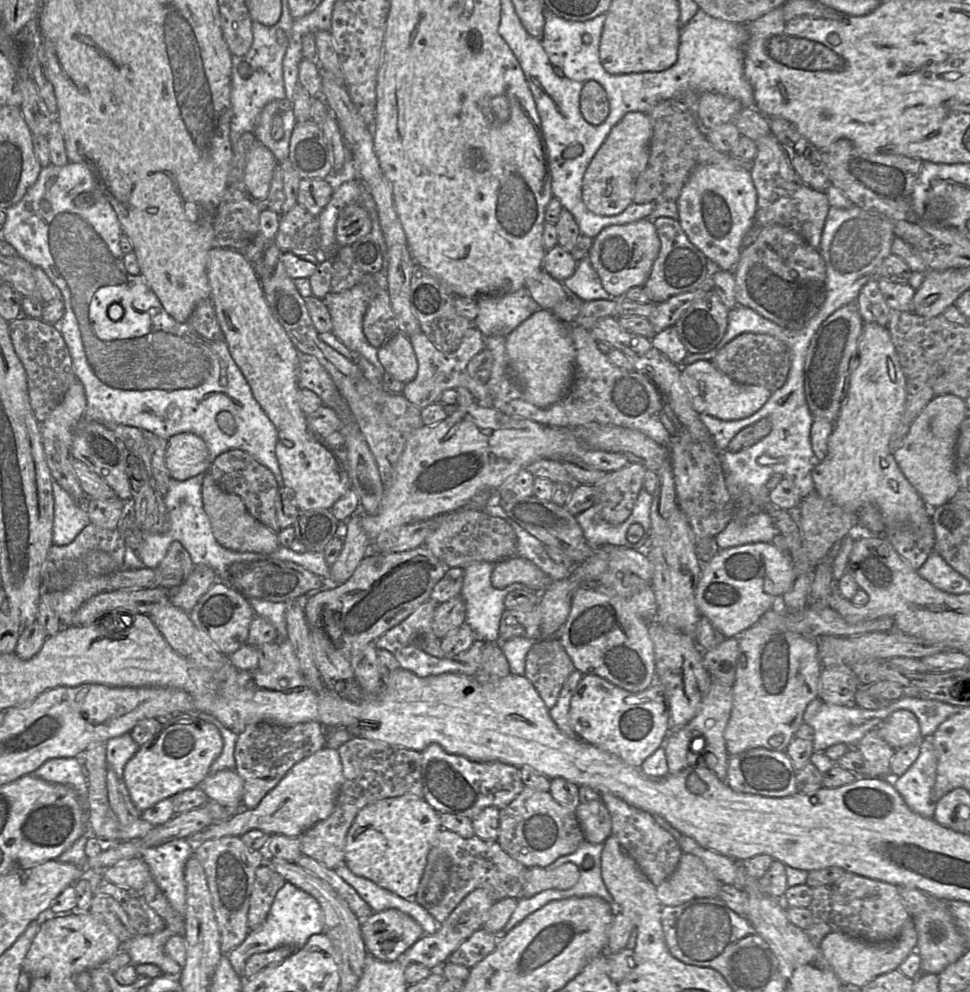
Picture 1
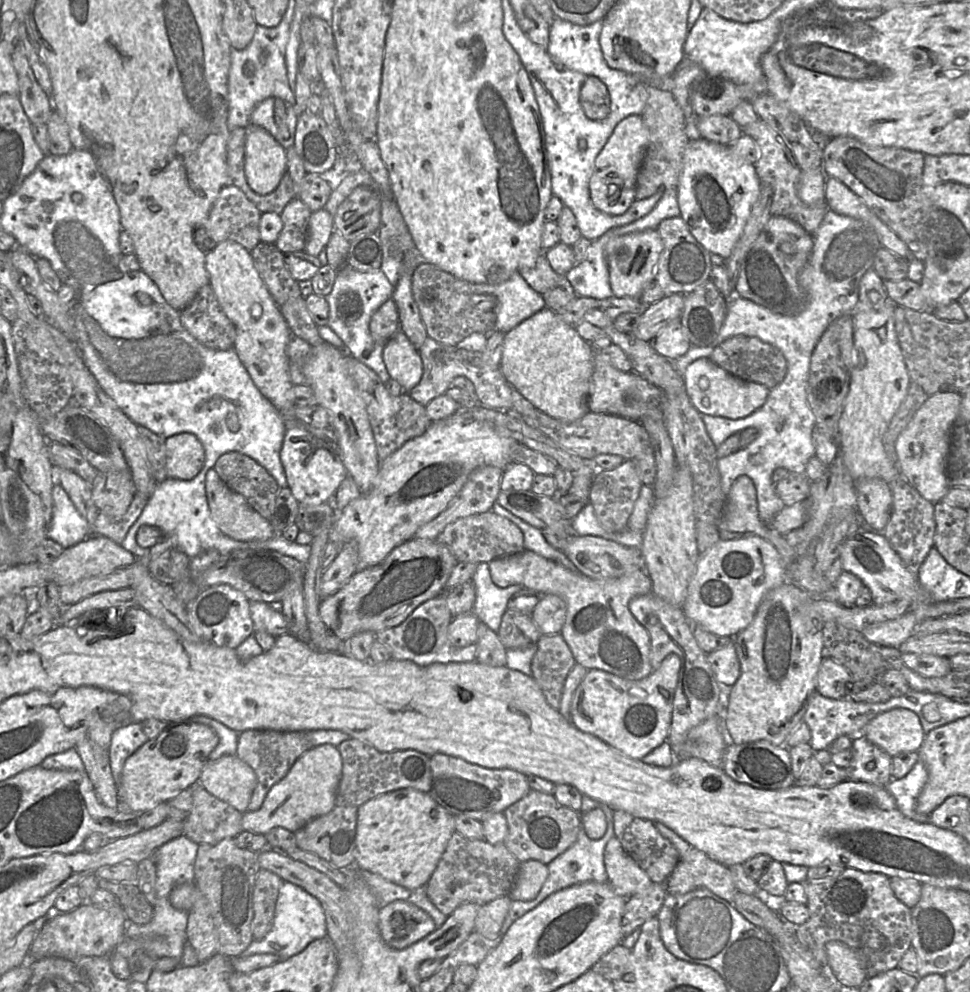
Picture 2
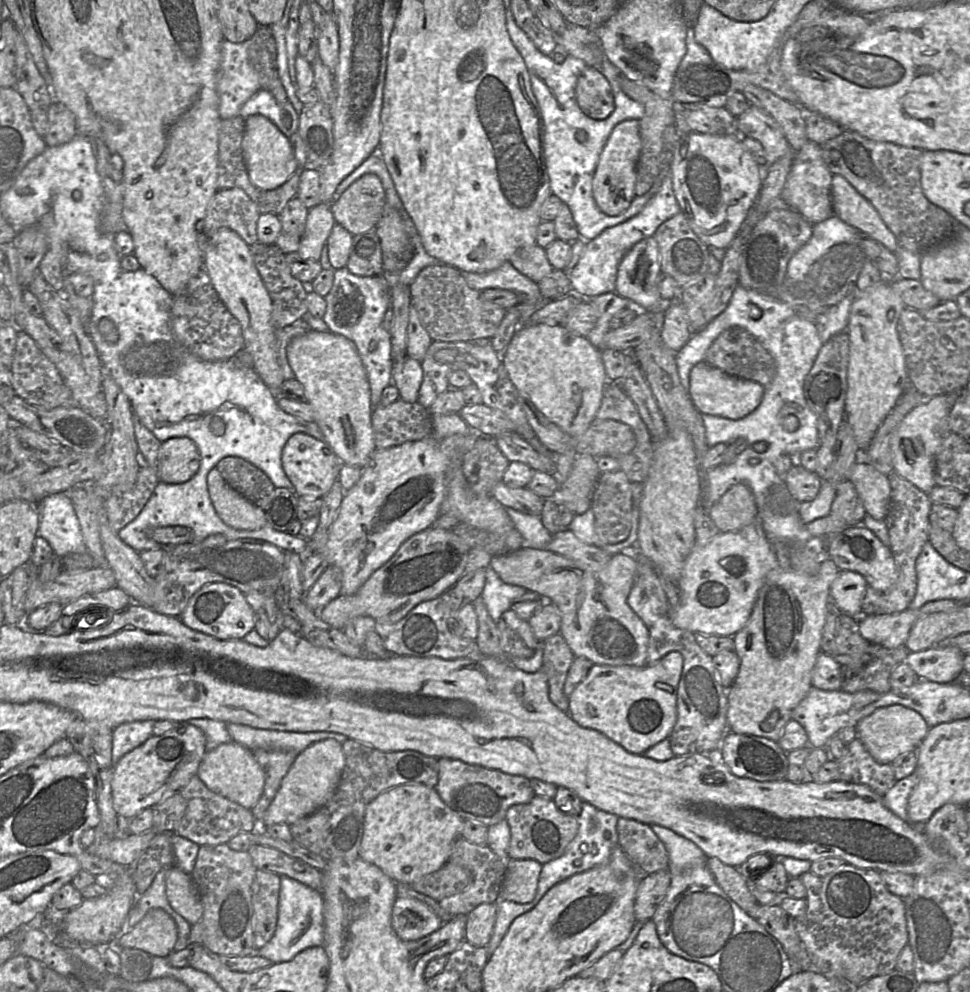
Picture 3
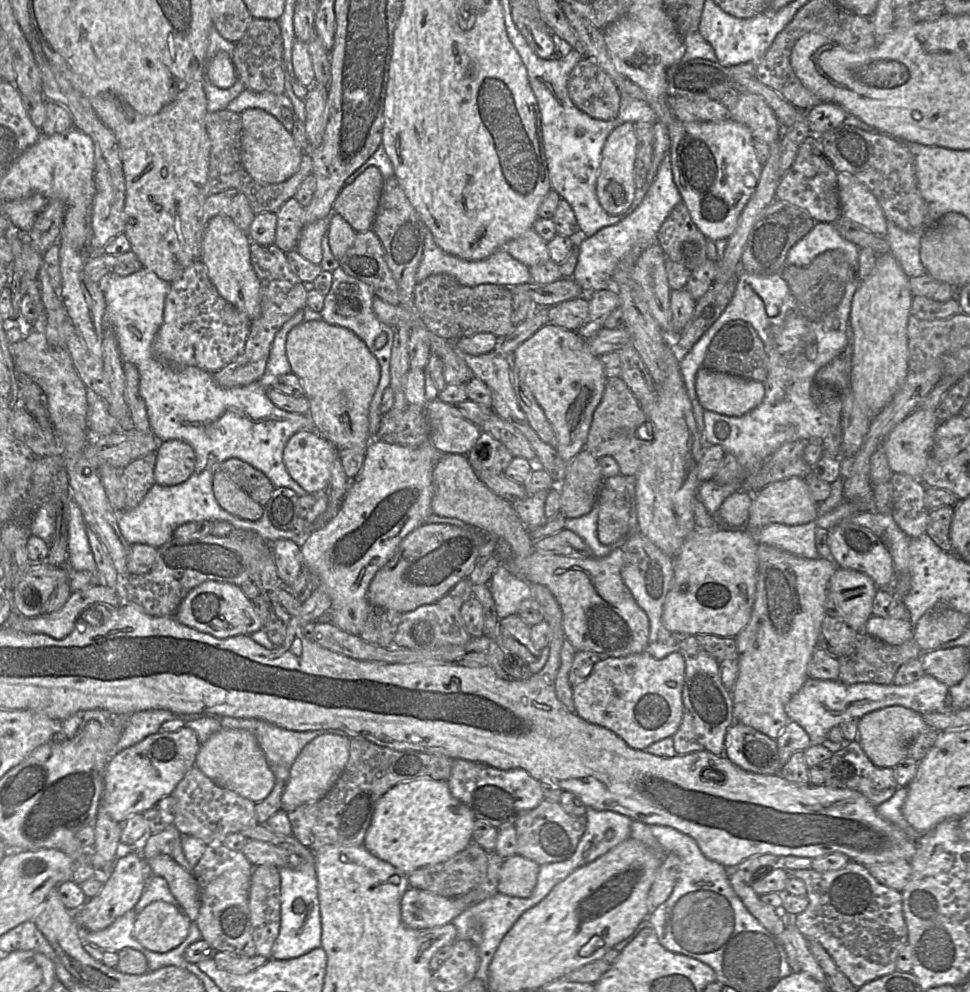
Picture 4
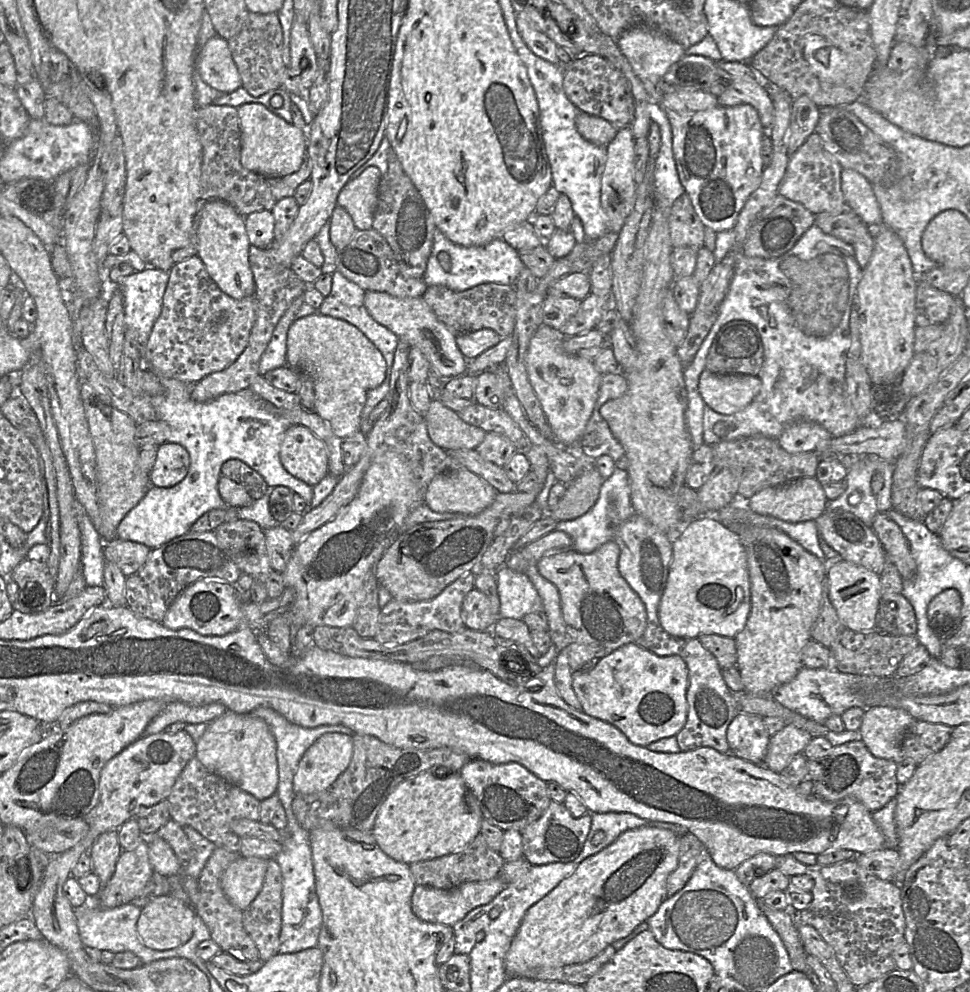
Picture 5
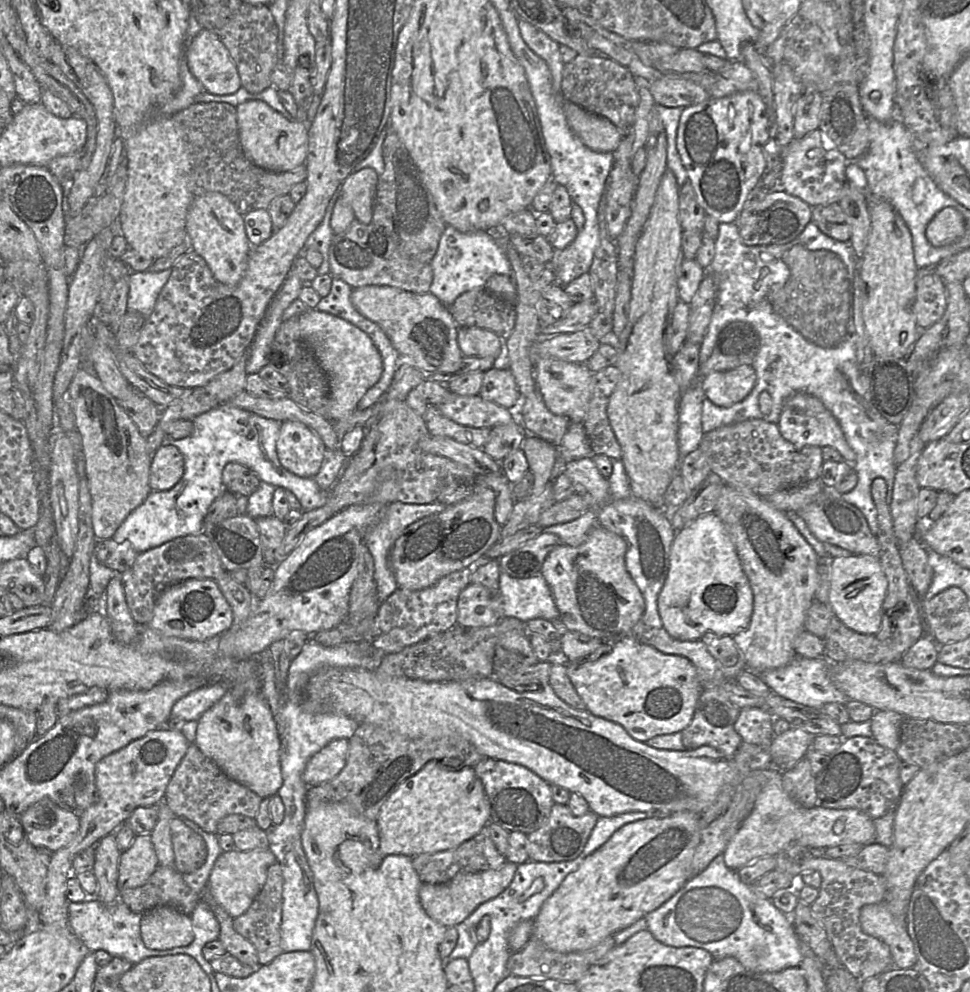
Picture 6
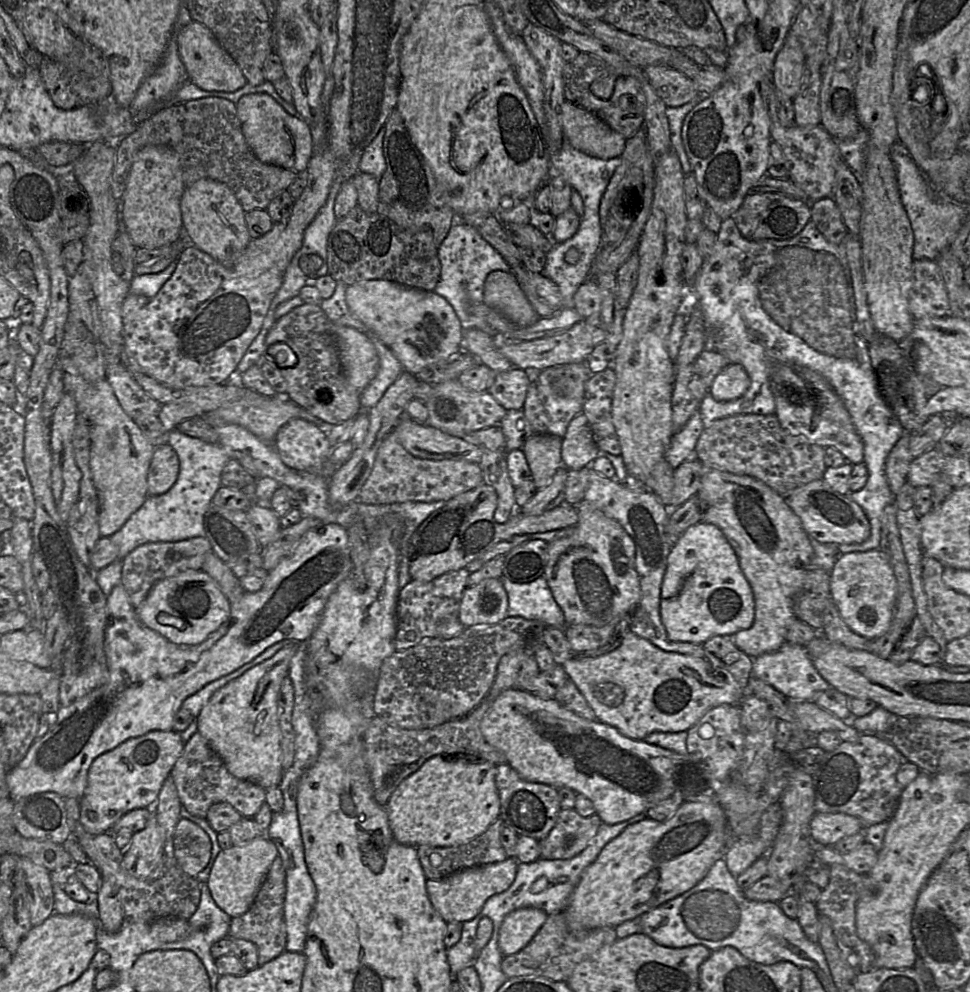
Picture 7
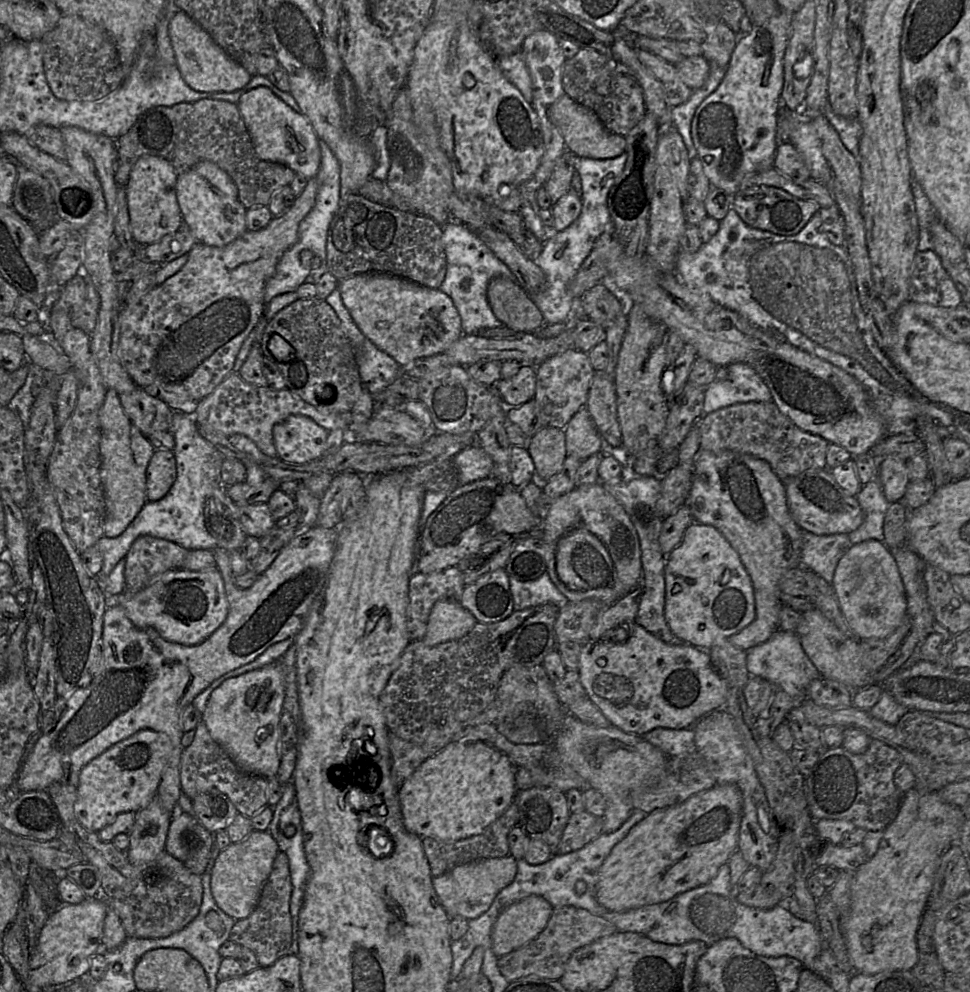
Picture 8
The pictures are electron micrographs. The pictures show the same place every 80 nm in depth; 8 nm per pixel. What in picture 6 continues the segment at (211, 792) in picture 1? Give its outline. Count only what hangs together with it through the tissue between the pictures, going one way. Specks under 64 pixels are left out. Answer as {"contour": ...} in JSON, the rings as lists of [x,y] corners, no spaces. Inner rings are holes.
{"contour":[[[228,690],[197,721],[195,745],[229,778],[261,798],[277,794],[282,785],[277,724],[260,691],[238,697]]]}

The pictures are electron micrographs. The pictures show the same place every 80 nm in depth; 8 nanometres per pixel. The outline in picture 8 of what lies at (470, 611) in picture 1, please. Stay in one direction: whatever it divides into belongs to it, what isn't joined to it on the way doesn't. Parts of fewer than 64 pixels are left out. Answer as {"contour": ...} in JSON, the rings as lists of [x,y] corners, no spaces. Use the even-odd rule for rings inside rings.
{"contour":[[[546,571],[537,579],[530,581],[519,581],[514,577],[509,577],[509,586],[514,611],[547,603],[552,603],[561,608],[568,602],[551,581]]]}

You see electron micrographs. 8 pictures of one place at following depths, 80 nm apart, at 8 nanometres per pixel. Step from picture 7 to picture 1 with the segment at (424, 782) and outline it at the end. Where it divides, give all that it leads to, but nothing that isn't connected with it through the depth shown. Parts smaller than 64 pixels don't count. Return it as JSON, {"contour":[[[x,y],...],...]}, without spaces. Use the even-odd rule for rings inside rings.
{"contour":[[[408,794],[365,806],[357,814],[347,833],[344,864],[356,876],[371,880],[404,899],[414,899],[427,864],[428,853],[437,832],[442,829],[439,815],[423,798]]]}

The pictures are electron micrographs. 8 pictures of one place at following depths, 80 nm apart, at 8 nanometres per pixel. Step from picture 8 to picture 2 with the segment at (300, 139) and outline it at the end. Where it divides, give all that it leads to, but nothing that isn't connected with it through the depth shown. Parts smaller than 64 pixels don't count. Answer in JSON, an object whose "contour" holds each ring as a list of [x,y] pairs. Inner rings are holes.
{"contour":[[[246,127],[244,174],[248,186],[257,194],[272,192],[286,172],[286,151],[264,128]]]}

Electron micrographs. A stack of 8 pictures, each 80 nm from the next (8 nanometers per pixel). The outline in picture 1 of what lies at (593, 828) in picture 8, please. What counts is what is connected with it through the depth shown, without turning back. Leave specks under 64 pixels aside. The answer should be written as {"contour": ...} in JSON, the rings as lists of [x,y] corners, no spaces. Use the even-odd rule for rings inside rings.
{"contour":[[[524,787],[509,805],[499,810],[496,842],[526,868],[546,868],[557,858],[574,852],[584,839],[574,810],[556,802],[548,791]]]}

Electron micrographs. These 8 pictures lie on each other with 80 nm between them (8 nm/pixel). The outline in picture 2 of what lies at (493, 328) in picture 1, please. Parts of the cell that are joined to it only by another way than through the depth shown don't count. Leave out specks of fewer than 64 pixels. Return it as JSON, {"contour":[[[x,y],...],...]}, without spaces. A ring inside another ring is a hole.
{"contour":[[[517,271],[514,272],[506,281],[500,284],[490,285],[471,283],[470,288],[474,294],[491,294],[495,296],[496,306],[493,311],[496,319],[493,331],[508,333],[521,322],[546,307],[543,296],[530,287],[530,285]]]}

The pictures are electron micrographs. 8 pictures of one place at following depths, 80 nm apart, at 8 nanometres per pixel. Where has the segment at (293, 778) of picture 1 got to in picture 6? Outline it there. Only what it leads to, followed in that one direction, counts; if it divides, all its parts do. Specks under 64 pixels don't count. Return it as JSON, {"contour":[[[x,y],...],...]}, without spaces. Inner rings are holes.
{"contour":[[[335,739],[314,754],[308,761],[302,779],[307,787],[332,780],[344,768],[349,751],[348,739]]]}

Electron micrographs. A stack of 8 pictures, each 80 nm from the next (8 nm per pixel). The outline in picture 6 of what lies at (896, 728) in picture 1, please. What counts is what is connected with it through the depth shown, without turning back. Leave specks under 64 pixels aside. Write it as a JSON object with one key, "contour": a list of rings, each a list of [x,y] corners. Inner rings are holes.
{"contour":[[[874,711],[870,718],[872,738],[881,746],[896,750],[904,716],[894,711]]]}

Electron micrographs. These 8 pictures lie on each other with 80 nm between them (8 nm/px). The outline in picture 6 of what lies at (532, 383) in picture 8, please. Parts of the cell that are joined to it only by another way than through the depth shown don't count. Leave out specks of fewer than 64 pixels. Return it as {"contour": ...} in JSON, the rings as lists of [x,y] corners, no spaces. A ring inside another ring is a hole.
{"contour":[[[505,367],[490,368],[484,372],[479,396],[513,412],[522,401],[515,378]]]}

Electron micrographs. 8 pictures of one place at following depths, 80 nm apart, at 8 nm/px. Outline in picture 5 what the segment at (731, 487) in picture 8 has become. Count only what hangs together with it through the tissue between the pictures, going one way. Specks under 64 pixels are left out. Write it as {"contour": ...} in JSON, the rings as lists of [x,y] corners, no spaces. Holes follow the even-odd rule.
{"contour":[[[749,525],[735,532],[739,534],[747,554],[751,587],[748,620],[734,637],[736,667],[744,692],[772,696],[774,688],[791,681],[803,667],[801,652],[811,639],[828,566],[787,534],[774,528]]]}

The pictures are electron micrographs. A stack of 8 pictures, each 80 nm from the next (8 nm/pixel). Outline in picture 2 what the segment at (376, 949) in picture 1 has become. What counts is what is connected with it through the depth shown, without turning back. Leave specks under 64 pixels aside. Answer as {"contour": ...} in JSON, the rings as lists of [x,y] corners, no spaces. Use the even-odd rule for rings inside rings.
{"contour":[[[397,900],[381,906],[379,930],[391,948],[403,950],[436,930],[431,916],[419,907]]]}

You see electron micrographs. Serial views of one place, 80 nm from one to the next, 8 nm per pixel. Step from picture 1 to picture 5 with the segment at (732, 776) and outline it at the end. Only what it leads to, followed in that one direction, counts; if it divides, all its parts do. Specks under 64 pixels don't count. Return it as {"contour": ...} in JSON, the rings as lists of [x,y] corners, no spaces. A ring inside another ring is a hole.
{"contour":[[[738,712],[726,732],[730,753],[754,764],[763,764],[770,741],[763,718]]]}

